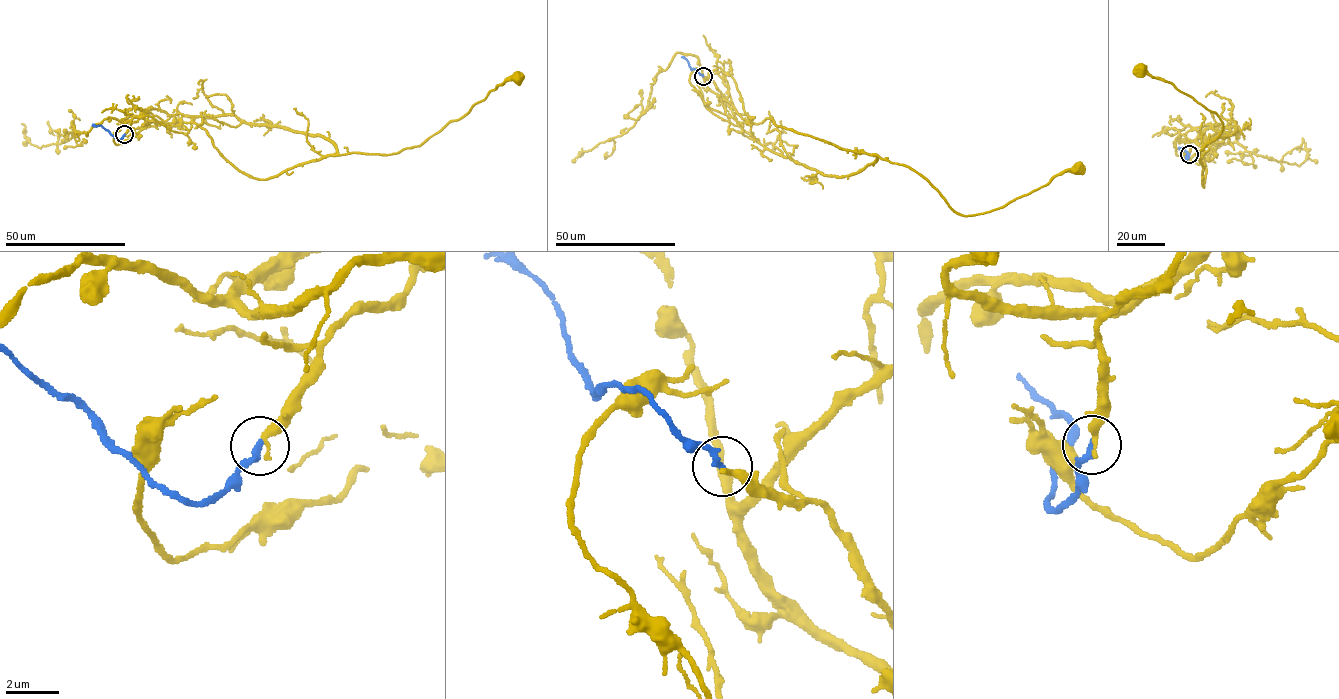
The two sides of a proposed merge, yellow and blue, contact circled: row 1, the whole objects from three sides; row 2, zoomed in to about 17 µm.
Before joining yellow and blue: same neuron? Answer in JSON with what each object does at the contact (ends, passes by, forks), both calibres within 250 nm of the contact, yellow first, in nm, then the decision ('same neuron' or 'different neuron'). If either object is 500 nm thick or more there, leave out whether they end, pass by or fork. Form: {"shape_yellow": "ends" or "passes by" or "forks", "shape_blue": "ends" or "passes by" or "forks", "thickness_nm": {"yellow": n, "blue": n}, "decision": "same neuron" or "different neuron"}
{"shape_yellow": "ends", "shape_blue": "ends", "thickness_nm": {"yellow": 320, "blue": 240}, "decision": "same neuron"}

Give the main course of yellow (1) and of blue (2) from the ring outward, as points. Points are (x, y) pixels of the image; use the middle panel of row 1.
1: (703, 76), (770, 150), (838, 177), (877, 155), (909, 166), (962, 215), (1001, 208), (1078, 169)
2: (703, 76), (681, 56)

